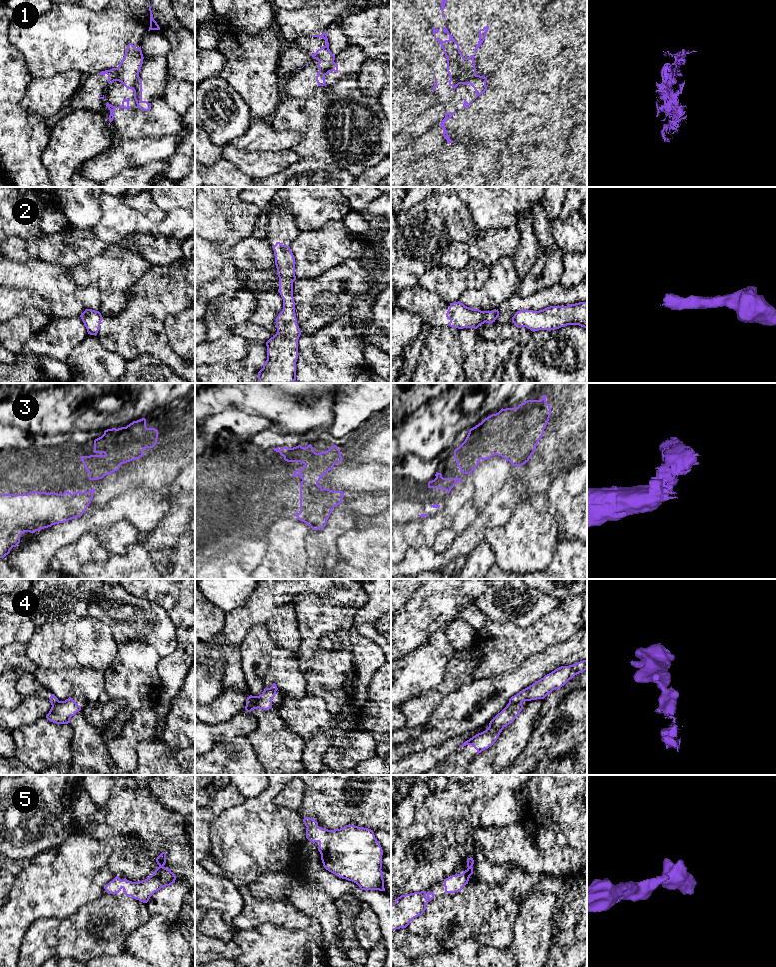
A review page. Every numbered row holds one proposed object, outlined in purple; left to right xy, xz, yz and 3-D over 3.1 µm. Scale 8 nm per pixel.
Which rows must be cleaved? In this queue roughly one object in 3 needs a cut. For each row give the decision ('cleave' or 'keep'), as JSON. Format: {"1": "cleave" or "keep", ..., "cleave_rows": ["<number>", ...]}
{"1": "cleave", "2": "keep", "3": "keep", "4": "cleave", "5": "keep", "cleave_rows": ["1", "4"]}

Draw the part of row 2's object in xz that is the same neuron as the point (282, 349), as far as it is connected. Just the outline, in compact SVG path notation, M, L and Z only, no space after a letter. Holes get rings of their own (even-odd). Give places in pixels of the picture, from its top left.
M276 242L273 250L283 309L276 318L277 333L266 342L267 360L258 372L258 383L293 383L301 335L293 297L296 262L289 246Z

